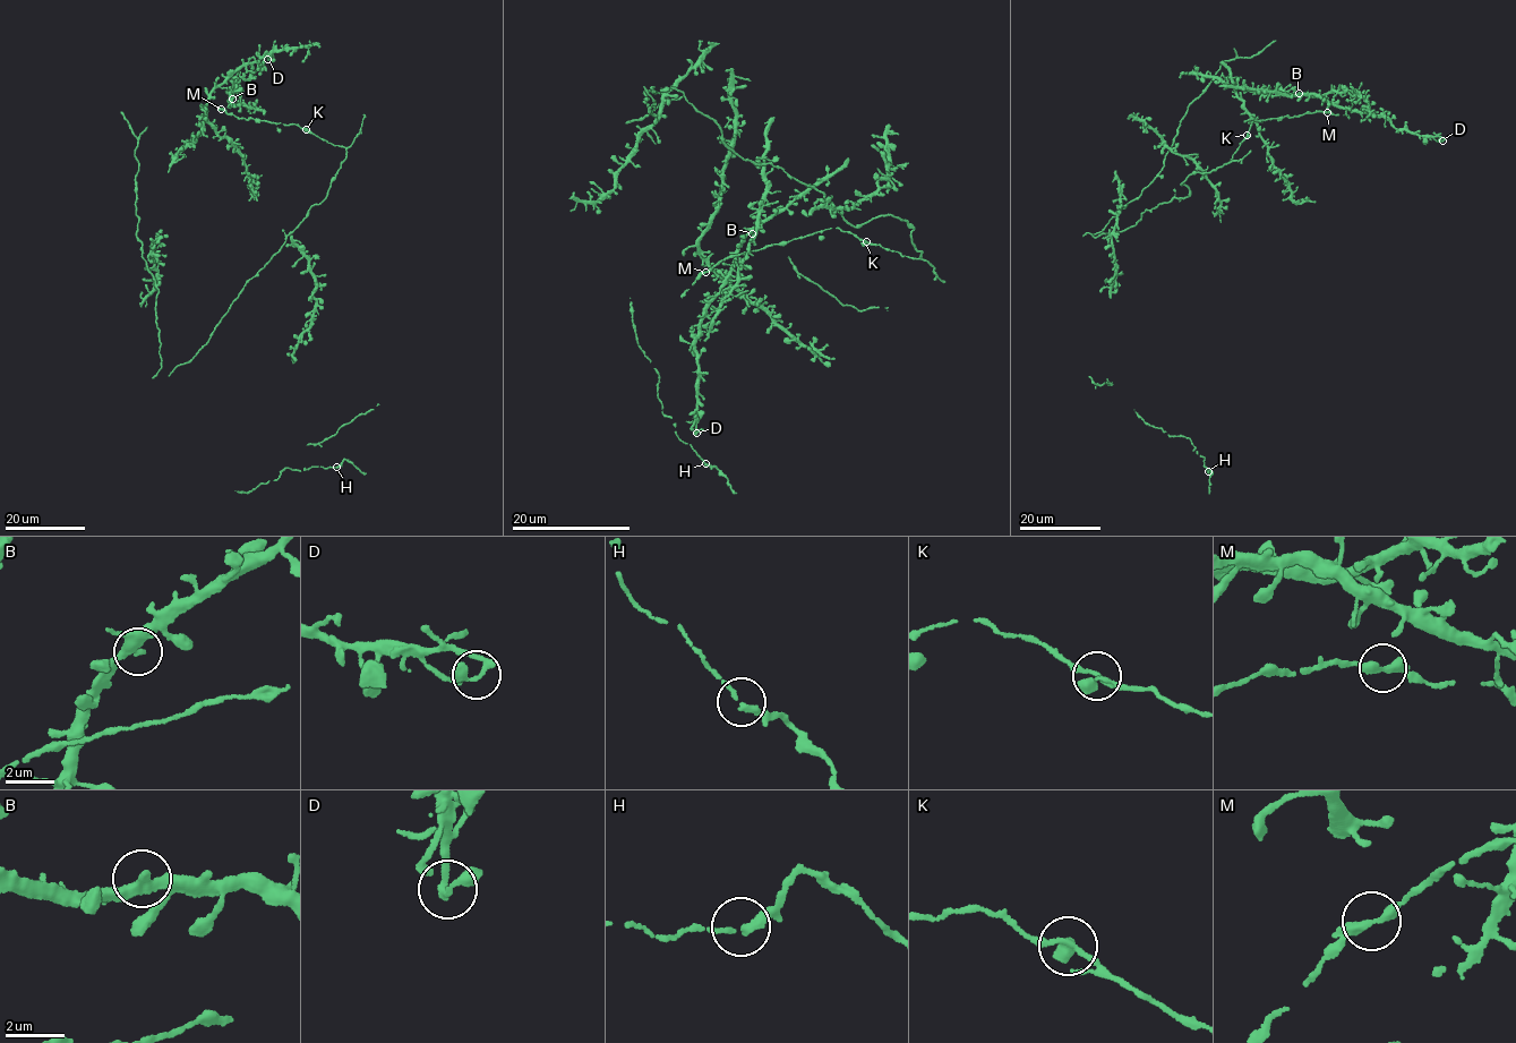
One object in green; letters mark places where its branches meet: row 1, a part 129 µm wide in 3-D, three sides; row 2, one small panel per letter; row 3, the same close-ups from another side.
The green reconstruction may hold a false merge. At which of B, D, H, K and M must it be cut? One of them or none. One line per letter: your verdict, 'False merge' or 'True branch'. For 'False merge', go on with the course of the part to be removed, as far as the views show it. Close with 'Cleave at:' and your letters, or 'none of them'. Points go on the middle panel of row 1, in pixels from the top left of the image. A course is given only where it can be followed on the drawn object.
B: True branch
D: True branch
H: True branch
K: True branch
M: True branch
Cleave at: none of them

